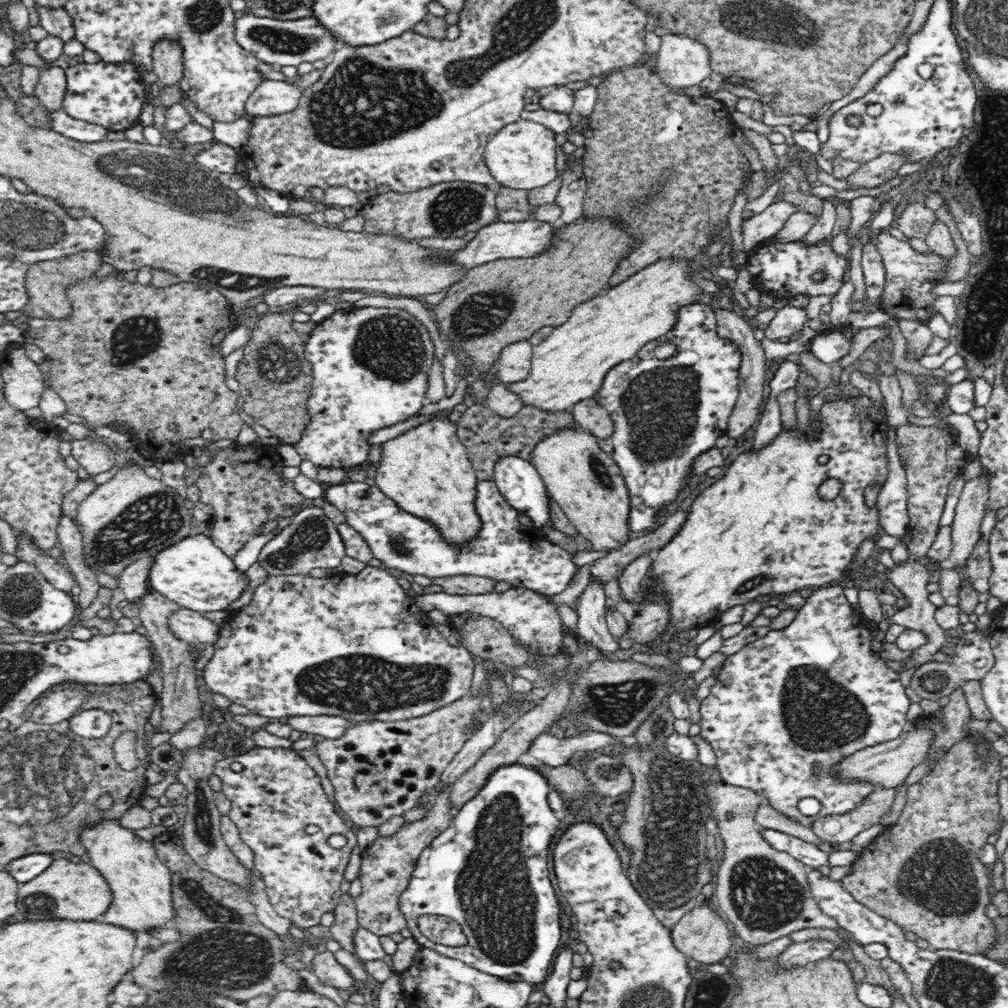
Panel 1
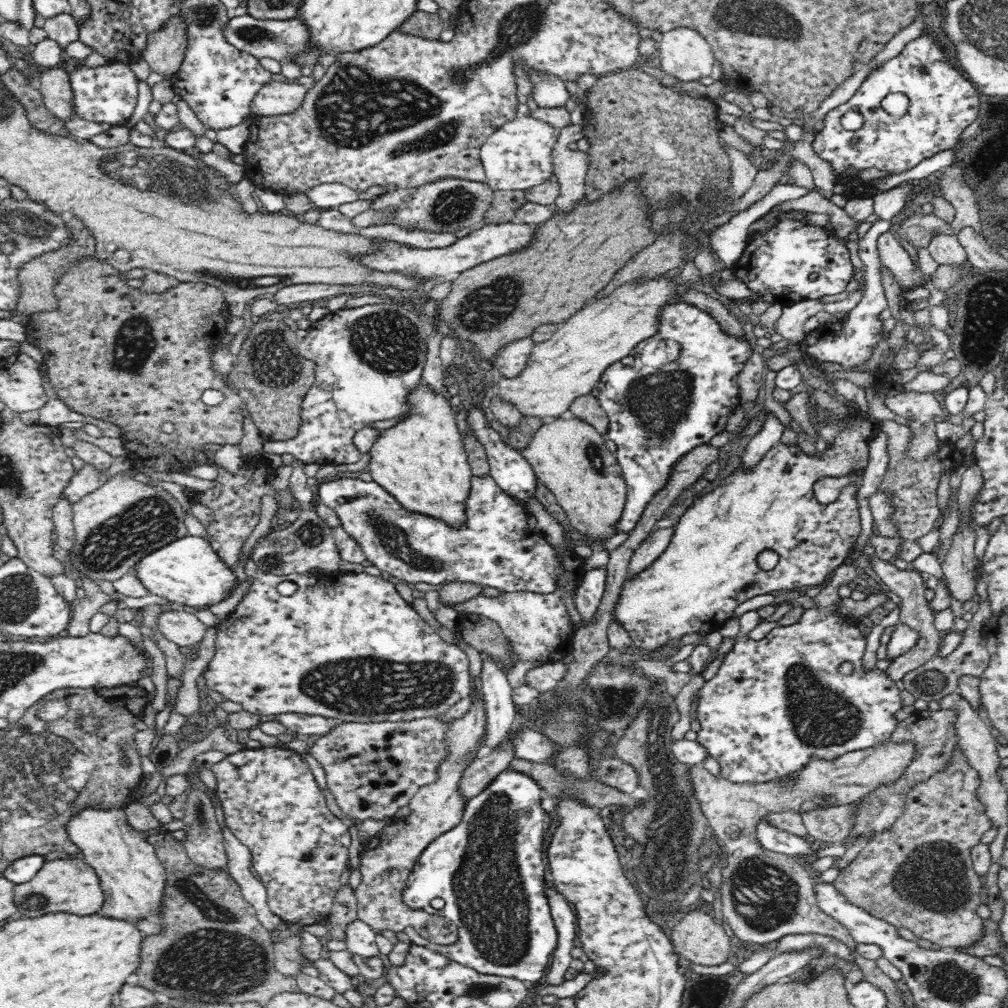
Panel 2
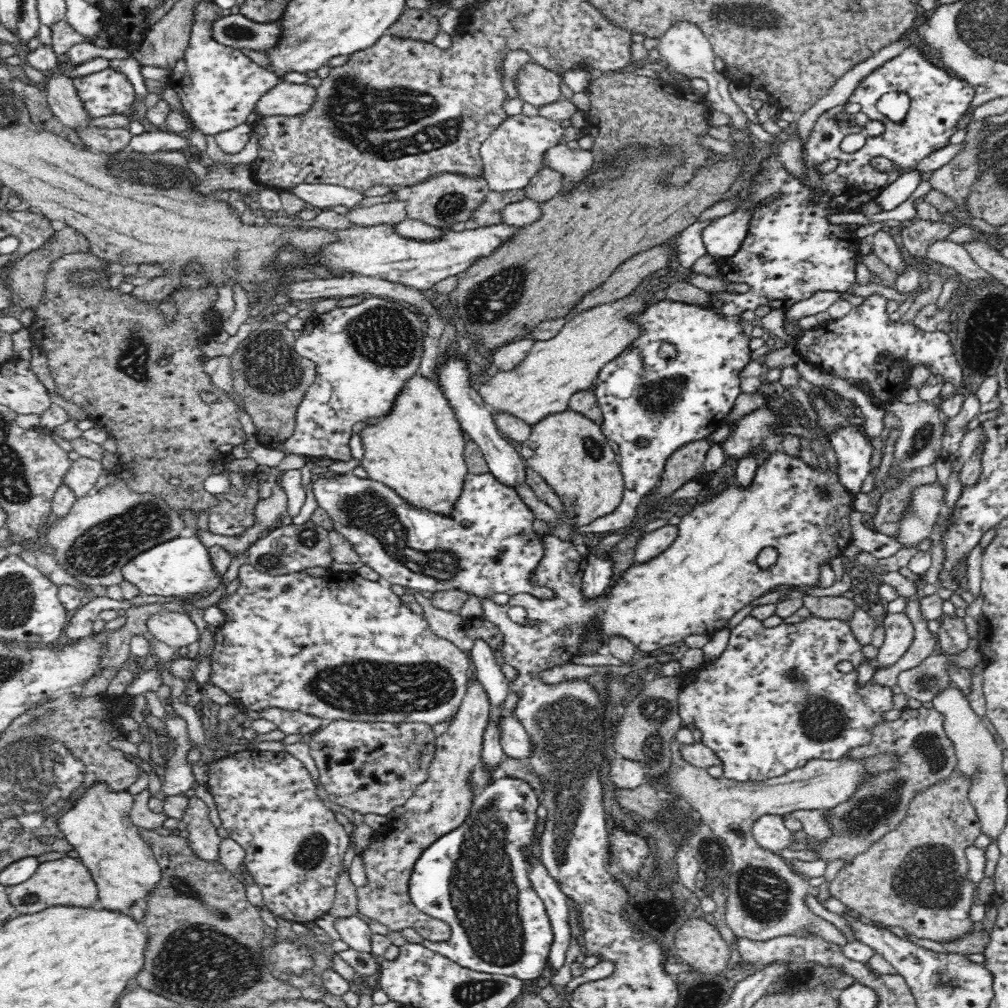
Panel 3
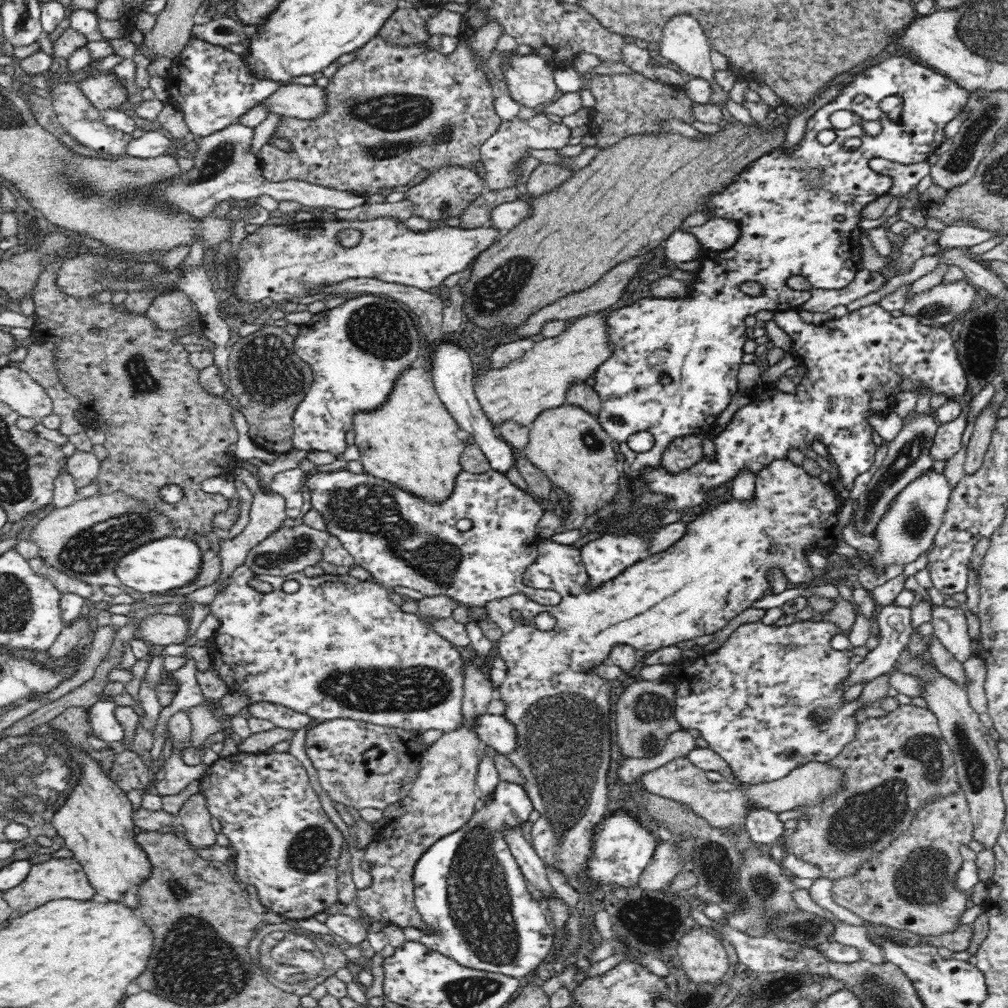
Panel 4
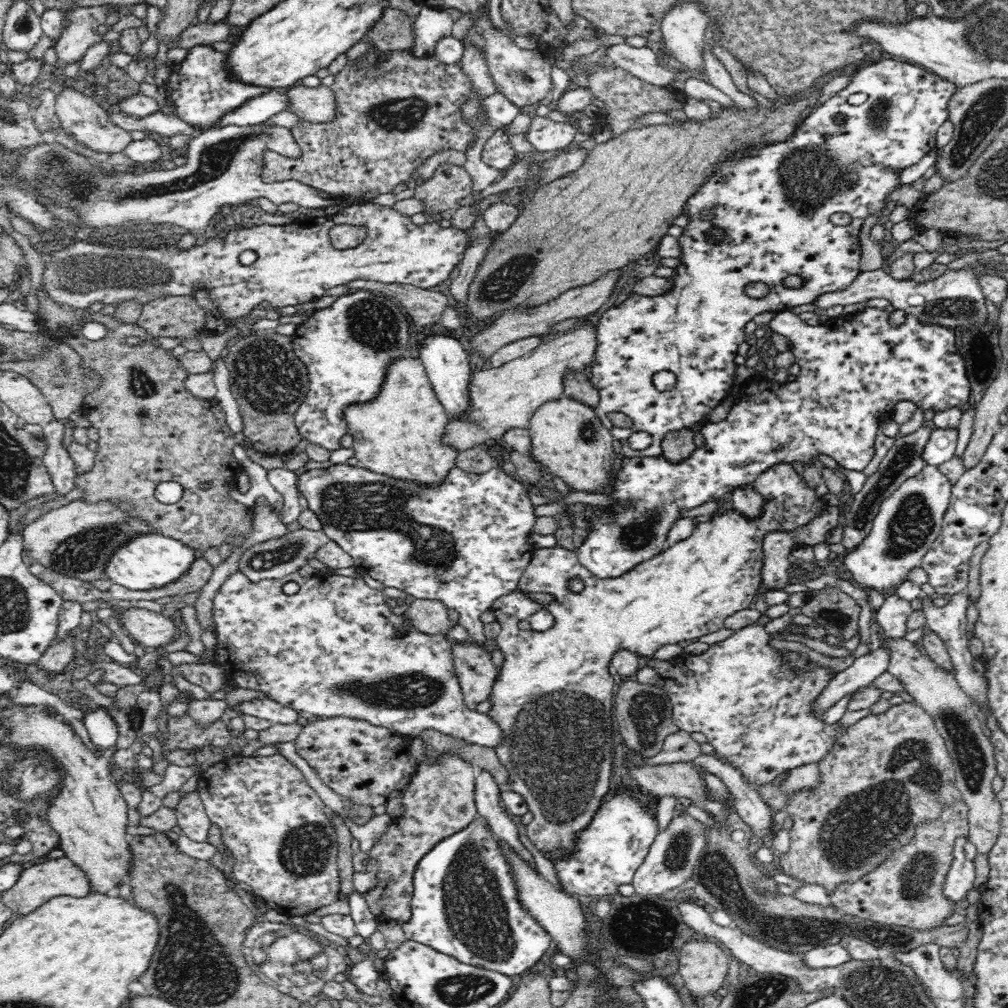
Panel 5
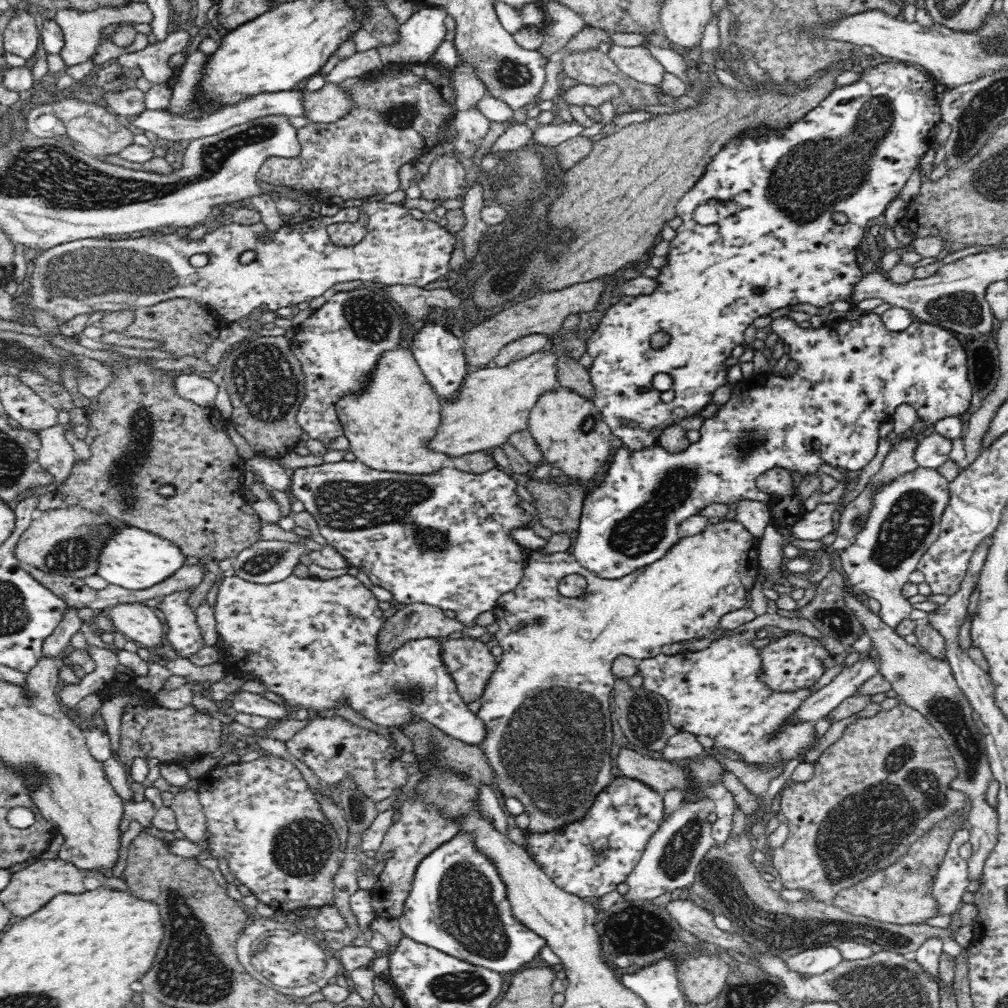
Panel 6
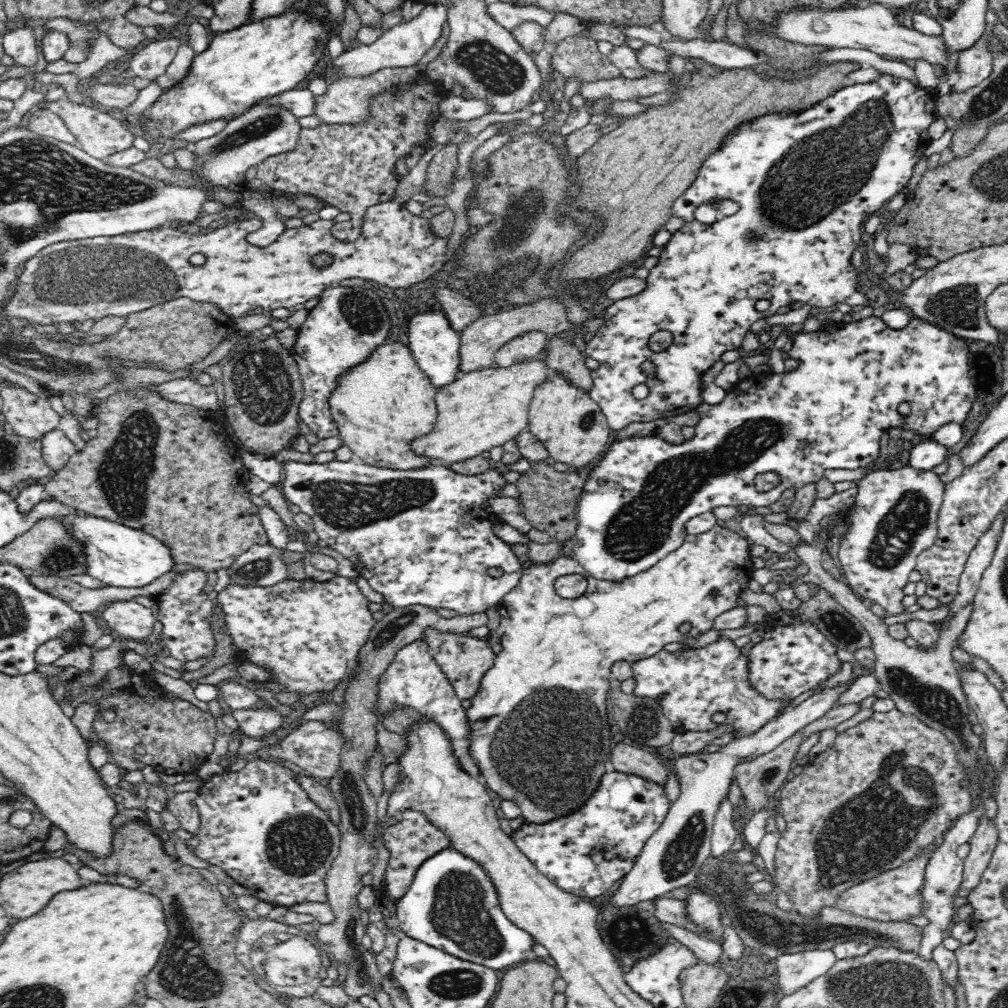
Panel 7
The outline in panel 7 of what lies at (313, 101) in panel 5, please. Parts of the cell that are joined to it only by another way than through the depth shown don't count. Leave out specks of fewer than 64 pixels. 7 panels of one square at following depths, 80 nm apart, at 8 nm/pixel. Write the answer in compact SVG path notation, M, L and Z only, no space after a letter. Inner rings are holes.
M440 36L438 42L412 66L398 66L394 68L381 68L378 72L367 77L342 77L328 82L327 93L315 97L315 114L324 123L340 125L361 125L371 117L371 102L373 98L392 85L398 83L409 83L427 69L428 63L434 60L444 46L447 38Z

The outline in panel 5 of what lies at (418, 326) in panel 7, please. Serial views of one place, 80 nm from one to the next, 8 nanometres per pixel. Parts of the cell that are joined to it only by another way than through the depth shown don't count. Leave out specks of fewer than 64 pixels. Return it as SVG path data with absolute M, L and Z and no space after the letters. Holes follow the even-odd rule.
M442 334L426 336L418 349L418 360L424 365L428 380L446 412L453 416L462 416L464 410L470 406L468 382L473 373L470 371L468 354L458 339Z

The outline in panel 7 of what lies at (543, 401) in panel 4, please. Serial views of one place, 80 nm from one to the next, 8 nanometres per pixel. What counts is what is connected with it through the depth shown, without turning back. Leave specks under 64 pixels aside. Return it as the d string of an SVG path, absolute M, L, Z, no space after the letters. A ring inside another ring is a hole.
M531 360L530 362L522 361L513 364L508 368L492 366L487 369L461 374L450 384L437 388L434 400L436 401L438 414L436 414L434 428L428 434L416 436L414 440L410 440L408 442L410 448L408 449L414 455L428 457L429 460L438 460L445 466L456 462L464 462L464 460L476 458L475 456L478 455L487 455L490 448L502 446L527 430L529 426L529 406L534 388L546 380L549 371L544 361Z

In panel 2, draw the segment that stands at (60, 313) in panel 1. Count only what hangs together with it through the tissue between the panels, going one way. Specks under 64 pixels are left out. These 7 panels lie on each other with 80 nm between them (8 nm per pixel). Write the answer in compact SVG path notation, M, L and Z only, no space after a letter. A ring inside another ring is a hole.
M68 213L62 216L68 235L72 238L70 245L61 247L60 249L44 253L43 255L34 256L26 265L18 271L18 302L16 312L20 315L32 315L34 312L44 312L46 310L54 310L56 308L56 299L52 293L54 280L58 276L62 276L62 272L66 272L73 261L79 257L94 257L95 241L92 233L82 225L77 217L72 217Z

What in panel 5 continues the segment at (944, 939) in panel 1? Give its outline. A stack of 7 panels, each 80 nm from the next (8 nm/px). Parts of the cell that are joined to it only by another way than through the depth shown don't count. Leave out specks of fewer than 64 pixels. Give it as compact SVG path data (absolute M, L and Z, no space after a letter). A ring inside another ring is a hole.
M956 802L952 806L946 806L937 819L920 823L910 842L894 851L879 867L853 883L844 883L835 888L830 895L831 904L846 914L868 918L882 924L908 926L918 930L930 930L930 928L941 926L944 918L961 911L964 905L952 903L950 899L942 895L942 882L952 864L954 842L958 836L967 836L968 832L968 807L965 802Z

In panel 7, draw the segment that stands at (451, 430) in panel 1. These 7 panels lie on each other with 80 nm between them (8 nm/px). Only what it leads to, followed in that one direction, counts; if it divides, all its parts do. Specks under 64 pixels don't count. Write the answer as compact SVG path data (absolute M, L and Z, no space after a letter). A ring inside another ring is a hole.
M400 341L384 342L370 356L346 368L336 380L328 403L330 415L340 438L354 454L354 459L372 467L411 470L442 465L438 460L414 455L408 442L424 436L436 422L435 387L419 367L412 351Z

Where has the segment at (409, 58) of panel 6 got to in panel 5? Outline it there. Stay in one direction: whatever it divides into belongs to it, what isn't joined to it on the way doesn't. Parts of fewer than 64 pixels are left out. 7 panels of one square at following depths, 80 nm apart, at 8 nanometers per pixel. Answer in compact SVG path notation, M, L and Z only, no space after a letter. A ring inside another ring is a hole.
M422 6L412 22L414 44L404 51L416 57L432 57L435 44L451 32L453 22L448 19L446 8Z

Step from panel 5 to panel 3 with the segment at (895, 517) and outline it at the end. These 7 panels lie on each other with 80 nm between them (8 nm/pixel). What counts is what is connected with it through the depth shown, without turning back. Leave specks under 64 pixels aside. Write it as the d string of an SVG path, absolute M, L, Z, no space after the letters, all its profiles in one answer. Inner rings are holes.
M938 480L920 484L910 492L908 506L896 522L896 534L892 539L900 543L900 549L919 550L919 545L929 538L940 512L944 510L946 485ZM880 611L884 616L881 626L884 628L884 641L878 647L874 659L875 672L882 668L890 668L910 648L914 636L914 627L905 611Z

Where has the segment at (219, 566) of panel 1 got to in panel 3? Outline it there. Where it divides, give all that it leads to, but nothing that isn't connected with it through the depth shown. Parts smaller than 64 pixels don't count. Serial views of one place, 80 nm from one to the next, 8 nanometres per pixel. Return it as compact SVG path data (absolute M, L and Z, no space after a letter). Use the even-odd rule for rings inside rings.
M187 533L156 544L128 560L122 566L122 578L136 586L141 594L158 596L200 596L206 592L214 592L221 580L210 563L207 546L201 539Z

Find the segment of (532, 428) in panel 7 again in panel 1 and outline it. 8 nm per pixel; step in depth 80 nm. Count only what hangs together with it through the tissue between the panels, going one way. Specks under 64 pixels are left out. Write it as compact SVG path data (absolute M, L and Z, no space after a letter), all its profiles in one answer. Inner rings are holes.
M565 427L546 435L534 450L530 452L529 462L536 468L547 492L561 506L568 520L576 527L577 532L590 540L594 550L606 548L621 548L628 540L628 512L630 512L630 497L627 484L614 458L602 451L598 446L599 439L591 432L580 427Z

